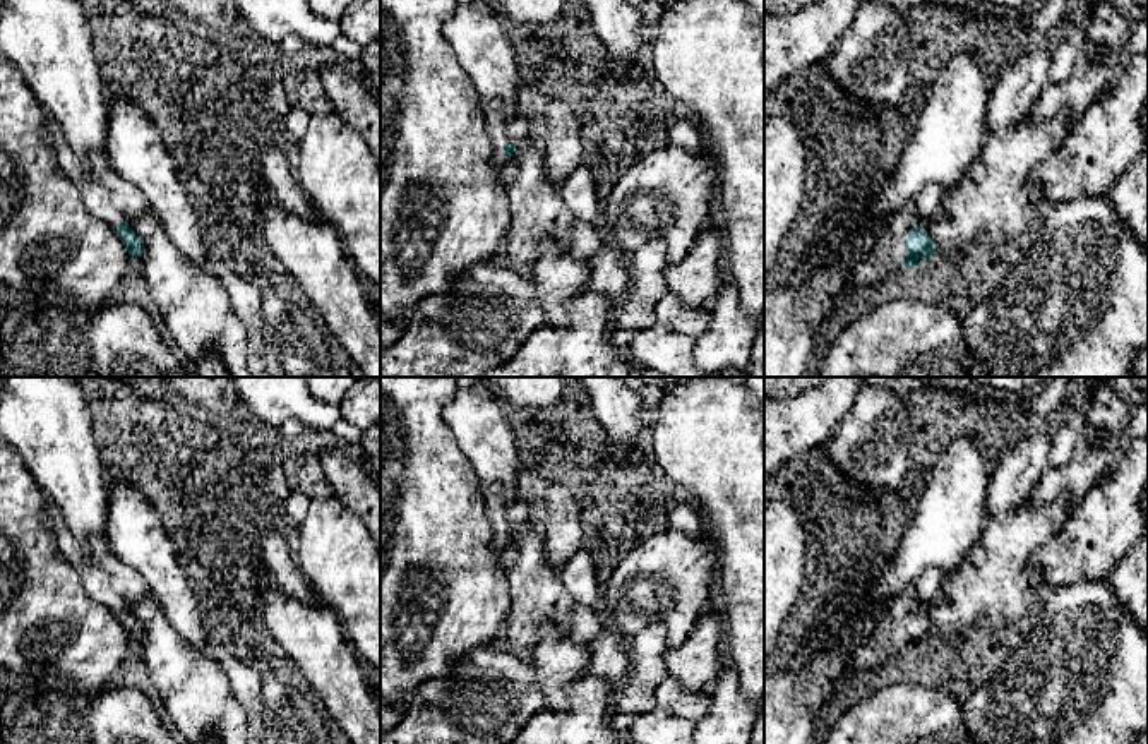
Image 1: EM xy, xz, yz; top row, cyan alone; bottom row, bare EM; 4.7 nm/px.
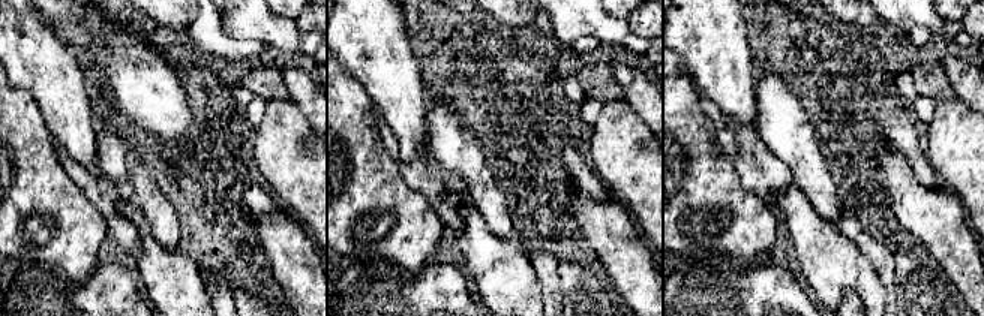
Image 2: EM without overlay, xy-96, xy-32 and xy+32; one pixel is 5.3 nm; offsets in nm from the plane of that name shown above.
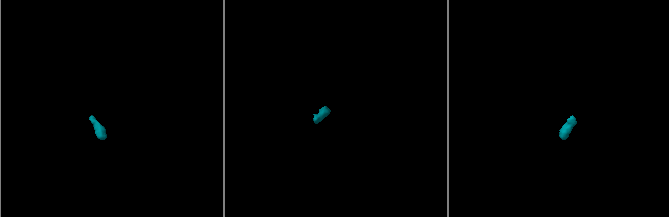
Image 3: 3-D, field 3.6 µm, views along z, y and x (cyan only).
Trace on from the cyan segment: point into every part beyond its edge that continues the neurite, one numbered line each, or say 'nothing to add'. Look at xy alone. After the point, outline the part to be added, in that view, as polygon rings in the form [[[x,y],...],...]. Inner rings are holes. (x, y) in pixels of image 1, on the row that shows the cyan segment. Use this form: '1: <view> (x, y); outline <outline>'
1: xy (108, 198); outline [[[46,115],[46,127],[53,137],[60,168],[77,185],[89,214],[117,230],[120,221],[146,213],[147,201],[144,194],[113,171],[106,153],[93,151],[89,154],[93,175],[84,178],[81,173],[82,159],[69,146],[58,122]]]

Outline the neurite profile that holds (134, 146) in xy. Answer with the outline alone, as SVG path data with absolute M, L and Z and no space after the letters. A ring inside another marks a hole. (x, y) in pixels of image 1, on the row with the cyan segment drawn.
M108 94L105 153L113 171L135 185L171 243L195 266L206 267L206 235L178 178L175 161L149 117L127 96Z

